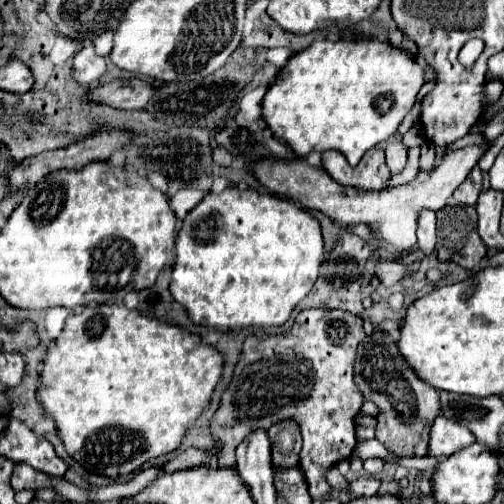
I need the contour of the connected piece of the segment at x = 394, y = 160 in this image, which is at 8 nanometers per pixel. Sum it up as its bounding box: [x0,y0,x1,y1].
[385,141,407,173]

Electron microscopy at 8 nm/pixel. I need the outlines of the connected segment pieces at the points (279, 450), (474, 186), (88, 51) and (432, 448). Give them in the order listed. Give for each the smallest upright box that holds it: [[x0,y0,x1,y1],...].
[[267,421,301,469],[453,167,483,205],[73,45,107,85],[429,415,475,457]]

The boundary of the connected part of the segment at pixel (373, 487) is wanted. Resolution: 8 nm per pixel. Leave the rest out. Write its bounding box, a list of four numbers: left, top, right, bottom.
[349,475,381,497]

